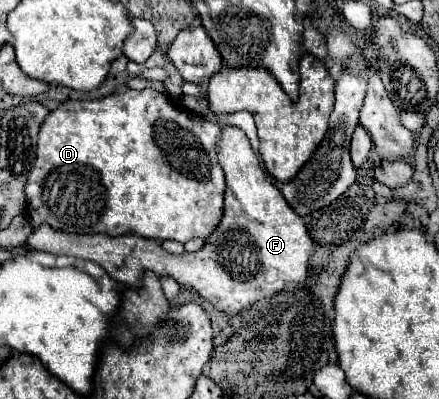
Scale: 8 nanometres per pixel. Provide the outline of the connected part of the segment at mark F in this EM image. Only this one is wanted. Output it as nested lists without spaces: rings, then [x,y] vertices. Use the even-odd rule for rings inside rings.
[[[226,126],[222,130],[220,144],[218,144],[218,158],[220,158],[220,166],[224,168],[224,174],[226,174],[224,216],[222,216],[218,228],[212,232],[212,236],[208,236],[204,240],[206,244],[198,252],[192,252],[192,254],[184,252],[184,254],[174,256],[174,254],[168,254],[156,240],[148,240],[148,238],[140,238],[140,236],[132,236],[132,234],[118,236],[118,238],[112,238],[108,234],[92,234],[92,236],[64,234],[64,232],[54,232],[54,228],[50,228],[48,224],[44,224],[42,228],[38,228],[36,232],[32,232],[28,236],[28,246],[32,250],[42,250],[42,252],[50,252],[50,254],[68,254],[74,258],[92,260],[92,262],[100,264],[108,272],[110,278],[114,278],[116,282],[122,282],[130,288],[142,288],[142,276],[146,272],[154,272],[160,278],[162,276],[174,278],[180,286],[184,286],[186,290],[208,300],[216,310],[220,310],[224,314],[236,316],[244,310],[250,310],[256,302],[270,298],[270,296],[278,294],[280,290],[284,290],[286,284],[304,282],[308,278],[310,256],[314,254],[314,242],[308,234],[304,218],[290,208],[290,204],[284,200],[284,196],[280,196],[280,190],[276,188],[276,184],[272,184],[268,180],[268,174],[262,170],[258,156],[252,152],[250,142],[240,128]]]

